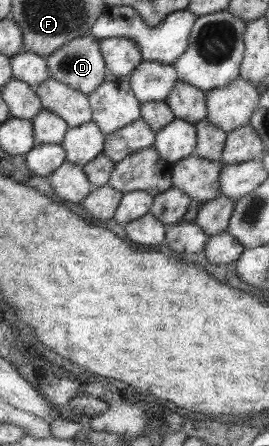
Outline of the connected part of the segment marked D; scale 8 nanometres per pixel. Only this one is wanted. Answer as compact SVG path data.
M90 34L78 36L67 44L60 46L55 52L44 57L48 66L49 77L57 82L66 84L73 90L79 91L87 96L93 92L105 80L105 65L103 57L99 52L99 40Z

